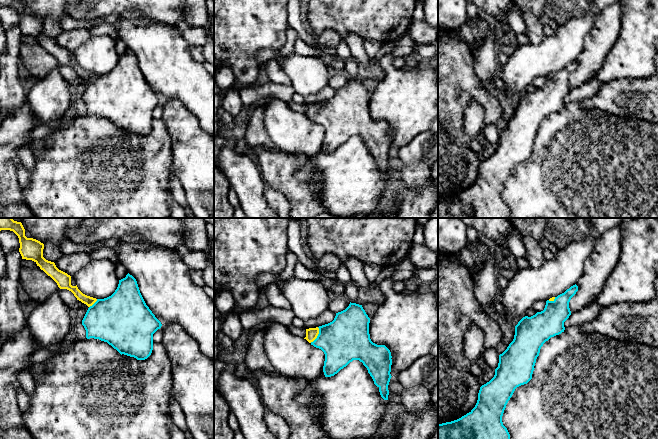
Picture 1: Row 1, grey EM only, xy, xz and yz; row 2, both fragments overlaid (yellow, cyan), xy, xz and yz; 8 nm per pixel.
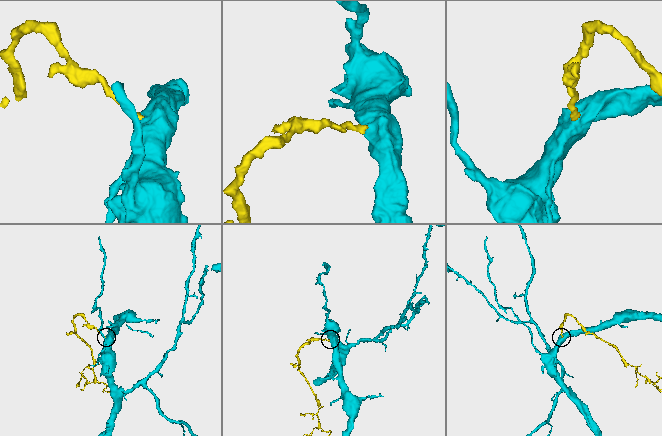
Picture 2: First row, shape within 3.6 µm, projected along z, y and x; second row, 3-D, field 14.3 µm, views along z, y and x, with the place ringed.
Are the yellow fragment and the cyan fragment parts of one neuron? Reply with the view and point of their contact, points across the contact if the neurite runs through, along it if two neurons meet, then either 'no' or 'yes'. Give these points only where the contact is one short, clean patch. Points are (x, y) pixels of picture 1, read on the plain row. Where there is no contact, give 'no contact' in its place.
xz (317, 111) | across xz (311, 110), (317, 111), (346, 114) | yes

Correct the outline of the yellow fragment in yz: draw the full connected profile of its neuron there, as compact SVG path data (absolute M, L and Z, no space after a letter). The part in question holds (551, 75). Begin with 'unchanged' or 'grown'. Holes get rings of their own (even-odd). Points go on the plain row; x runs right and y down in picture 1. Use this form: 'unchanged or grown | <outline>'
grown | M575 60L557 73L546 77L543 87L523 93L515 102L513 117L499 131L494 153L480 163L475 183L461 194L438 200L438 218L509 218L510 210L503 201L502 192L515 165L532 155L536 135L543 120L564 108L564 98L571 91L569 78L578 67Z

